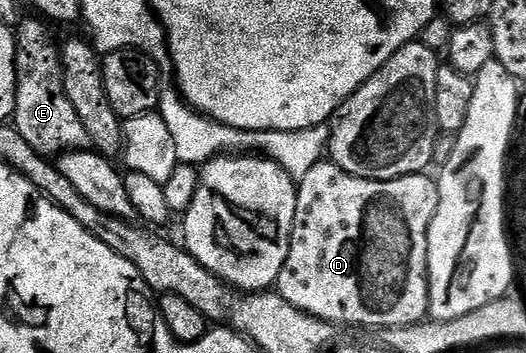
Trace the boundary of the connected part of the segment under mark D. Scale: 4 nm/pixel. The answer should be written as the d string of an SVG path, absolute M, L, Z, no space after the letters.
M324 161L313 165L313 169L309 169L309 173L305 173L303 179L298 180L297 183L297 213L293 221L293 230L291 231L291 244L289 245L289 257L285 257L285 265L281 265L281 273L279 274L279 281L277 290L281 297L285 297L285 301L289 301L289 305L293 305L297 309L301 309L305 313L309 313L318 319L324 319L326 323L332 325L340 325L344 323L345 326L351 327L375 327L374 329L382 329L385 327L408 327L414 323L424 322L428 318L429 312L427 306L429 305L429 281L427 280L427 258L429 257L429 225L433 221L433 217L437 213L437 205L439 204L439 185L434 178L430 179L430 174L420 173L418 175L406 175L400 179L358 179L349 173L345 173L345 169L341 169L336 163Z

